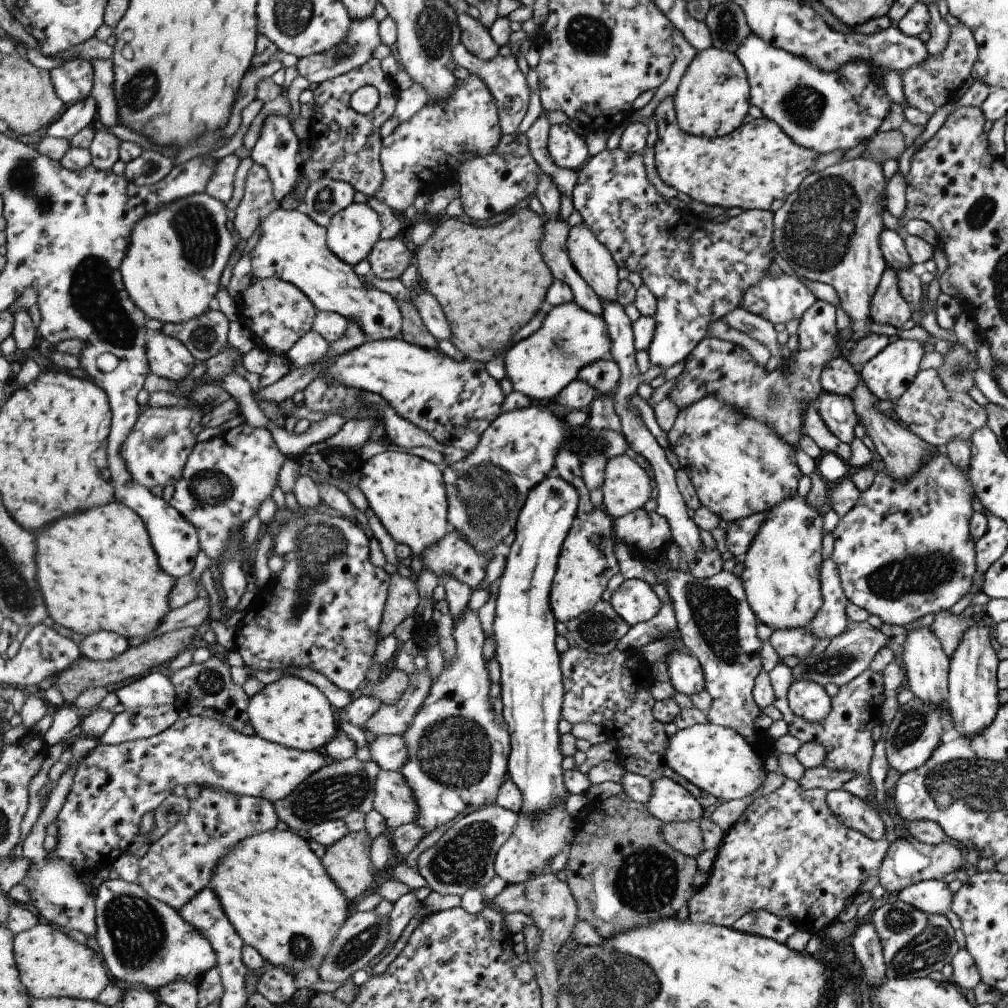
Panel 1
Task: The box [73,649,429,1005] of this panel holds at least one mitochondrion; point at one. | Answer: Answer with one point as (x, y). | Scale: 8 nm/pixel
(139, 934)

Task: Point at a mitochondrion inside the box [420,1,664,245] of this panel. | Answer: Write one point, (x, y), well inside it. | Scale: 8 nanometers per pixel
(590, 37)

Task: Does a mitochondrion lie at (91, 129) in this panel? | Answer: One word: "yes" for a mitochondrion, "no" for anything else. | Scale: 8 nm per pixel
no

